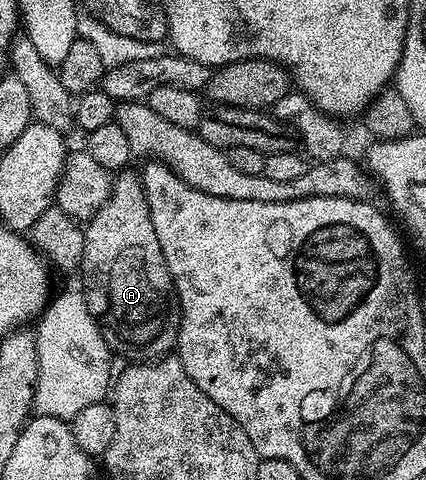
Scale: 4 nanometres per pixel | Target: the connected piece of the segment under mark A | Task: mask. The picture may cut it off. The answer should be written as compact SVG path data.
M120 172L112 179L112 191L106 200L106 204L102 204L102 208L98 208L98 212L94 212L94 216L88 219L84 226L84 247L82 248L82 260L80 261L79 277L84 277L84 285L82 285L83 294L88 301L89 310L93 314L94 320L100 326L101 334L105 338L111 353L118 356L128 358L132 362L151 362L155 359L171 355L176 349L176 341L178 340L178 332L180 331L180 298L176 295L176 285L170 276L170 268L166 264L166 256L162 256L162 244L158 244L158 232L154 232L154 220L150 220L150 204L146 204L146 192L144 185L140 182L139 173Z

